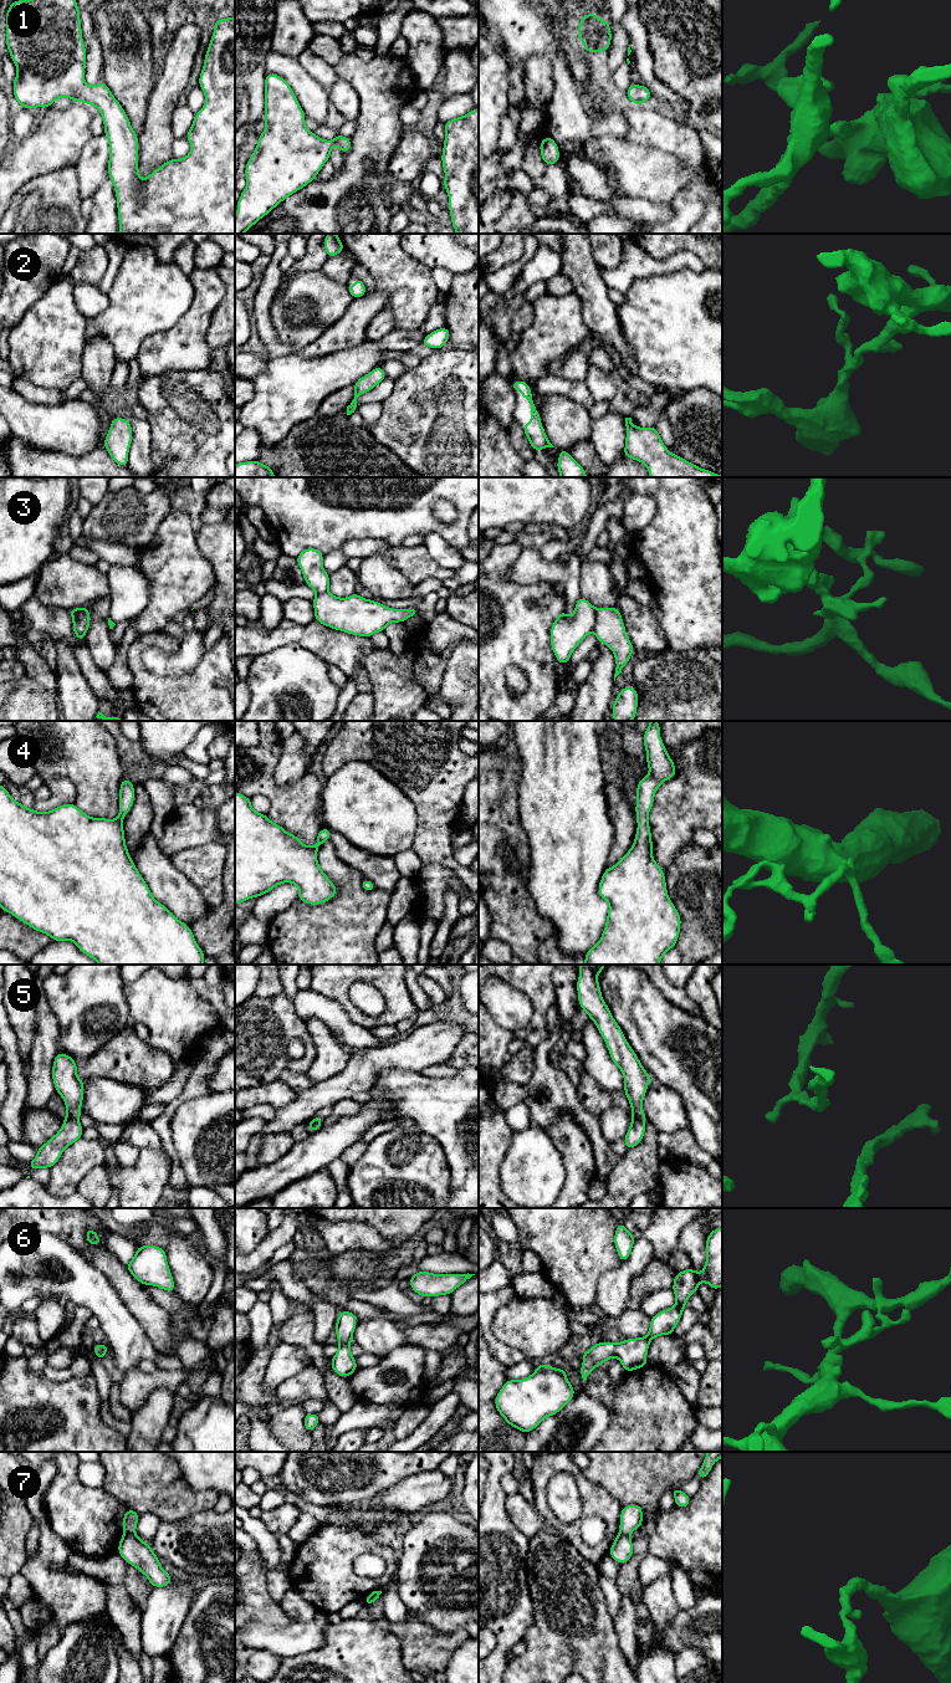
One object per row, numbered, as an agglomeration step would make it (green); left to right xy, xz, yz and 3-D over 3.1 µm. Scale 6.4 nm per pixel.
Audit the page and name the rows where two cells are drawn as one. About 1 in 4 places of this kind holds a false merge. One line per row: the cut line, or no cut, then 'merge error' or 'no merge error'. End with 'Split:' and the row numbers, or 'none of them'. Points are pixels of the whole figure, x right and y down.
1: cut none; no merge error
2: cut none; no merge error
3: cut yz (597, 608), (597, 619), (592, 630); merge error
4: cut none; no merge error
5: cut none; no merge error
6: cut none; no merge error
7: cut xy (134, 1533), (124, 1535); merge error
Split: 3, 7

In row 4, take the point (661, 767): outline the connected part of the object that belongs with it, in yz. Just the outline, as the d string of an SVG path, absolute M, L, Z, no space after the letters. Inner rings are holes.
M650 721L644 732L644 747L649 774L636 786L635 839L618 864L607 868L598 894L609 904L607 924L598 943L584 956L584 965L659 965L664 955L676 946L681 919L666 891L664 870L653 858L653 840L648 820L654 796L660 784L676 774L676 767L660 738L658 721Z

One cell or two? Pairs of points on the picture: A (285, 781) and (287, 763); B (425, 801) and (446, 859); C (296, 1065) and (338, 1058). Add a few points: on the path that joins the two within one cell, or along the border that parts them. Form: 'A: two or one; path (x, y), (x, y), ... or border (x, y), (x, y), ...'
A: one; path (285, 777), (287, 767)
B: one; path (434, 816), (434, 844)
C: two; border (310, 1034), (313, 1042), (315, 1059), (305, 1073)

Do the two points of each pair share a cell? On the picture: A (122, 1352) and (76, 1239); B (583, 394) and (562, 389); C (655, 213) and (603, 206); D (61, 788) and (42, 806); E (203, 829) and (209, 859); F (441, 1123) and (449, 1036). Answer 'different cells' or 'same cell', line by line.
A: different cells
B: same cell
C: same cell
D: same cell
E: different cells
F: different cells

